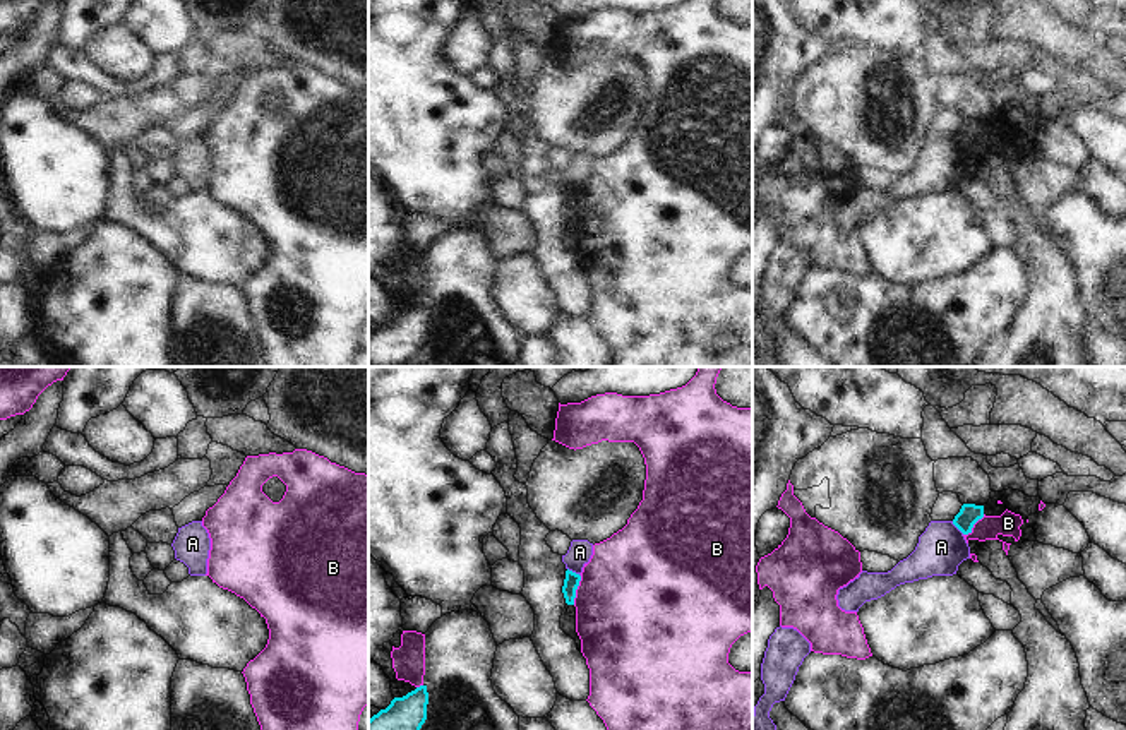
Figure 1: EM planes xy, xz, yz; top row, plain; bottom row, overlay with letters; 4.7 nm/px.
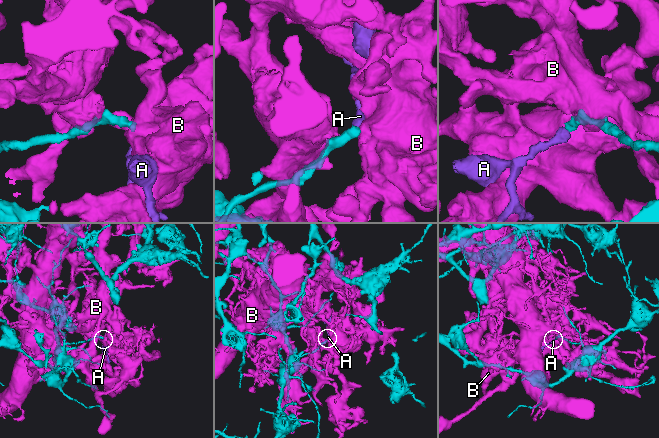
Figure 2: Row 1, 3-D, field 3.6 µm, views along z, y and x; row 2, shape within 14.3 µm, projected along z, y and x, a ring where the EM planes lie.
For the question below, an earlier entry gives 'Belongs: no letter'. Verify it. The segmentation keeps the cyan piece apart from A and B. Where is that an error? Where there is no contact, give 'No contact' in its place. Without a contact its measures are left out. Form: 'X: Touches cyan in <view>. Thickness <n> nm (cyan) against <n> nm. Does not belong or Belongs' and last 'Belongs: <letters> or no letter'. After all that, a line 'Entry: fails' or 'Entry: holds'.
A: Touches cyan in xz. Thickness 70 nm (cyan) against 120 nm. Does not belong
B: Touches cyan in xz. Thickness 70 nm (cyan) against 500 nm. Does not belong
Belongs: no letter.
Entry: holds

